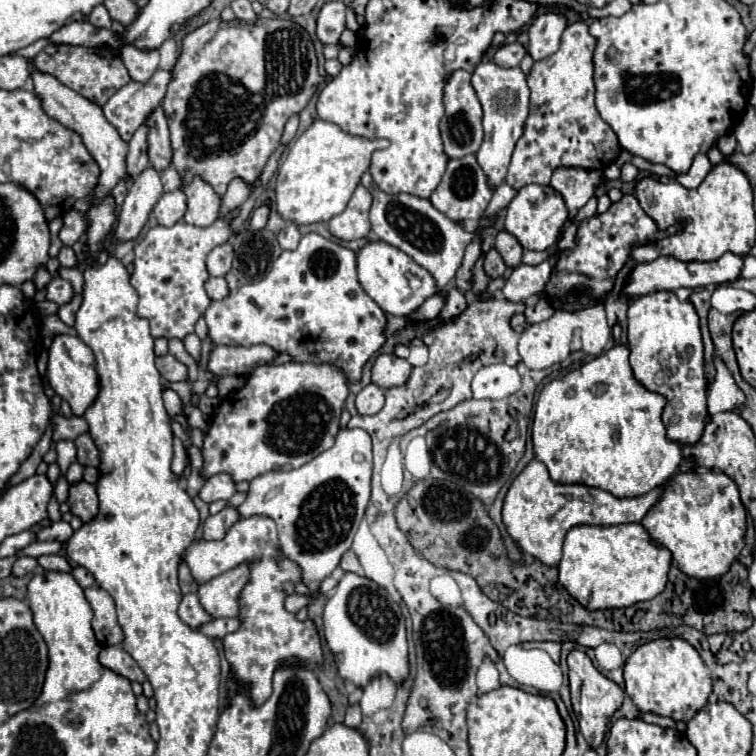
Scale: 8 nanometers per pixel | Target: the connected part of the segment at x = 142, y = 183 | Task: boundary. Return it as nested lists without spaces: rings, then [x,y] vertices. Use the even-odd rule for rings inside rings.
[[[148,167],[140,173],[138,179],[128,189],[128,195],[118,211],[116,227],[114,227],[114,239],[118,243],[126,243],[132,239],[138,239],[152,207],[162,195],[162,183],[156,173],[156,169]]]

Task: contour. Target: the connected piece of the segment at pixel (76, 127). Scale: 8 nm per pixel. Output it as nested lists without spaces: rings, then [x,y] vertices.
[[[30,69],[30,77],[34,81],[34,93],[42,99],[44,111],[52,119],[56,119],[62,125],[66,125],[68,129],[76,131],[82,137],[82,141],[84,141],[86,149],[90,151],[90,155],[100,165],[102,173],[100,173],[96,189],[88,197],[74,203],[74,209],[84,213],[86,209],[90,209],[90,207],[94,207],[98,203],[98,193],[106,195],[106,191],[112,191],[112,187],[118,183],[118,179],[126,179],[126,151],[128,151],[128,145],[120,139],[118,131],[106,121],[106,117],[104,117],[104,113],[102,113],[102,109],[98,105],[94,105],[88,99],[80,97],[78,93],[74,93],[72,89],[68,89],[66,85],[56,81],[52,75],[44,75],[44,73],[38,73],[38,71]]]

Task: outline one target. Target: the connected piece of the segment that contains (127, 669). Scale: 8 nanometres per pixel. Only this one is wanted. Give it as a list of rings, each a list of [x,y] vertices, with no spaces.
[[[118,645],[114,647],[104,647],[100,653],[98,653],[98,661],[102,667],[114,671],[116,675],[122,675],[130,681],[138,681],[138,683],[144,683],[146,677],[142,673],[142,669],[136,665],[136,661]]]

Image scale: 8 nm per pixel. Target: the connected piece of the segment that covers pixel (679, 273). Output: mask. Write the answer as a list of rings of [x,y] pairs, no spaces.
[[[724,253],[718,261],[674,261],[674,257],[658,257],[650,263],[638,263],[630,275],[626,285],[622,287],[624,297],[640,297],[652,291],[676,291],[678,287],[710,287],[710,285],[720,285],[728,283],[740,277],[740,267],[742,267],[742,257],[734,253]]]

